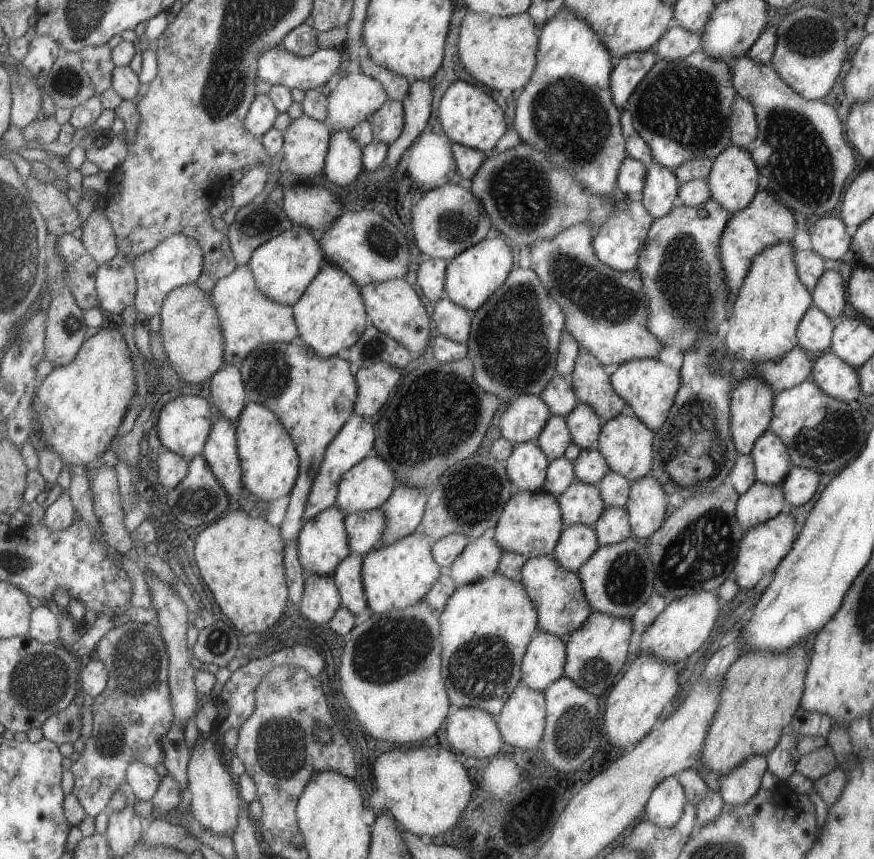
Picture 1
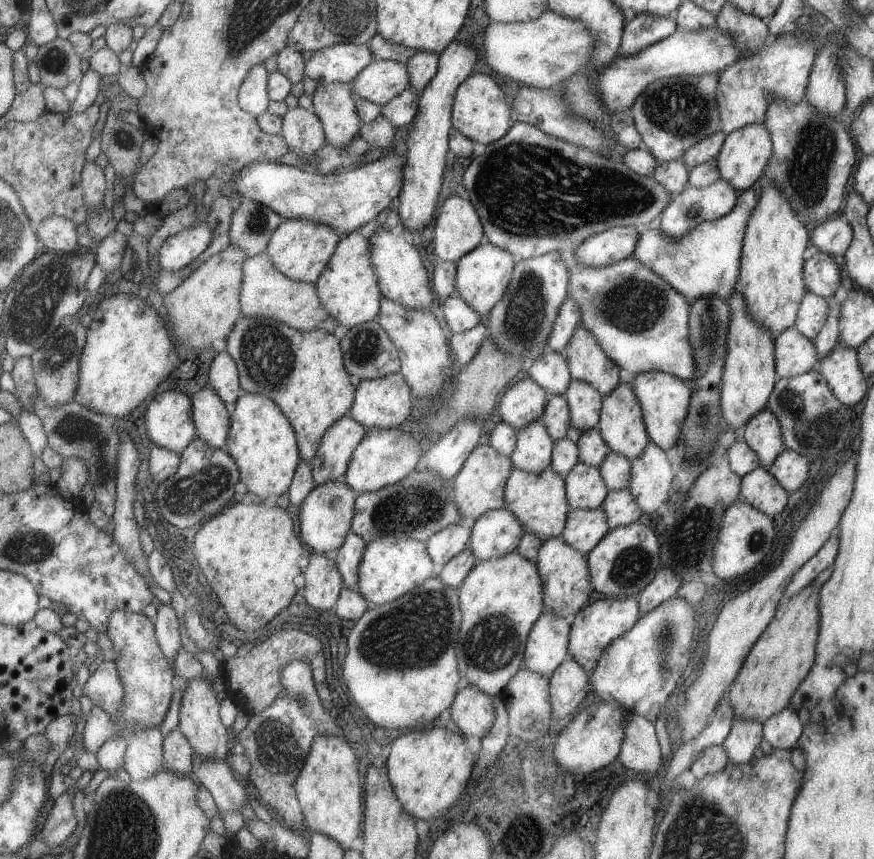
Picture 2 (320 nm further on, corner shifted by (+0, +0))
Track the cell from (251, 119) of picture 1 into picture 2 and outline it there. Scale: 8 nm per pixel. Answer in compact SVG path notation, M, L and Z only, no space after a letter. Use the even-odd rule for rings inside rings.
M263 63L254 64L238 88L238 105L255 118L266 110L270 101L266 91L268 73Z

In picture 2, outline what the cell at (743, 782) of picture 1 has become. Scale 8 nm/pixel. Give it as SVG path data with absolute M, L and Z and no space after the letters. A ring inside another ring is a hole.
M733 717L730 731L723 739L728 762L741 764L747 762L753 754L753 749L759 746L762 737L762 722L755 719Z

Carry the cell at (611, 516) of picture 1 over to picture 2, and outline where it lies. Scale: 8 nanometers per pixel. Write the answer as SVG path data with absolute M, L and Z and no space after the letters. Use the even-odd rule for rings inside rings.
M628 488L608 490L600 506L605 513L608 525L622 527L643 519L643 512L637 506Z

